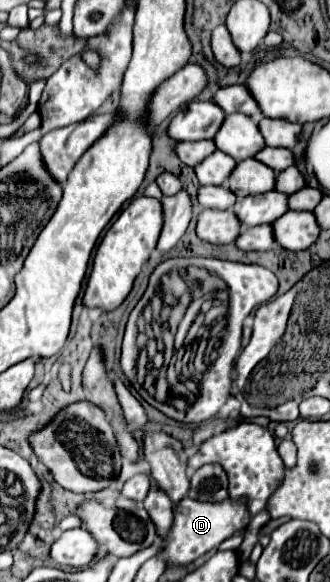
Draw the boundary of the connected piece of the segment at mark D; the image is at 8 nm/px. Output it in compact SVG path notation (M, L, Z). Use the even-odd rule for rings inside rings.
M183 498L183 502L179 502L179 506L175 508L173 528L163 540L163 548L165 548L163 558L169 562L169 566L189 564L199 556L203 556L205 552L217 548L229 536L245 530L249 520L251 520L251 514L247 508L247 500L225 498L221 502L199 502L199 500Z

